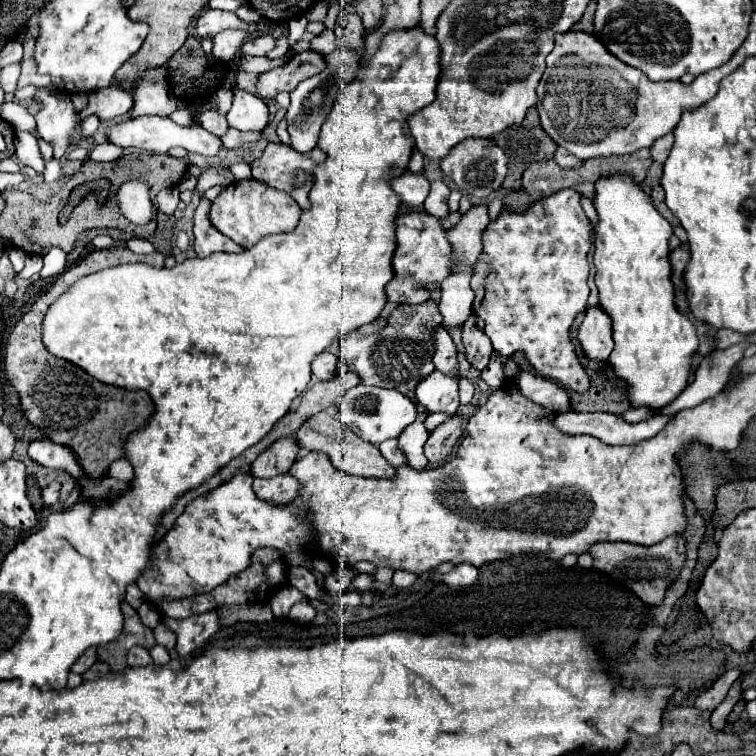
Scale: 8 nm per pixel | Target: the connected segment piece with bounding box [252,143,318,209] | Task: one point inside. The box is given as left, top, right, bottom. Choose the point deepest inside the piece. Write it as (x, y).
(277, 166)

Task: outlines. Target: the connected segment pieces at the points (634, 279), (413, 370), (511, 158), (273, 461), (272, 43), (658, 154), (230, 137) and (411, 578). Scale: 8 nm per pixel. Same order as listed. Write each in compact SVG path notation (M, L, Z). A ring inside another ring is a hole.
M616 175L606 177L596 183L594 207L598 211L600 223L596 225L596 251L594 251L594 283L598 287L598 305L611 317L614 337L614 351L608 363L620 381L626 383L632 407L646 407L650 411L660 411L670 405L688 385L688 373L692 363L692 353L698 349L698 337L694 325L676 311L674 307L674 287L670 281L668 263L668 237L672 235L670 223L654 209L650 197L628 177Z
M398 305L390 315L388 325L378 335L360 335L358 331L342 335L342 361L348 371L360 377L362 385L388 387L404 393L406 397L414 397L414 387L434 371L432 331L438 327L442 327L442 315L436 307ZM426 329L430 331L428 339Z
M532 107L526 119L518 127L510 127L494 137L494 143L508 155L508 175L504 179L504 189L518 191L522 171L536 161L552 159L558 145L540 127L540 117L536 107Z
M278 439L256 457L250 471L254 477L276 477L280 473L288 473L292 463L296 461L296 453L298 445L294 439Z
M260 35L260 37L252 37L244 41L242 53L244 55L266 55L274 47L276 47L276 39L272 35Z
M672 133L660 137L660 139L650 147L650 155L652 155L652 159L658 161L658 163L664 163L666 157L668 157L668 153L670 153L672 143L674 143L674 135L672 135Z
M228 129L226 135L222 137L222 143L226 149L238 149L240 145L244 143L254 143L262 137L262 133L242 133L242 131L236 131L236 129Z
M394 571L394 579L392 579L392 583L394 583L398 589L404 589L404 587L410 587L416 579L418 579L418 575L414 575L414 573Z

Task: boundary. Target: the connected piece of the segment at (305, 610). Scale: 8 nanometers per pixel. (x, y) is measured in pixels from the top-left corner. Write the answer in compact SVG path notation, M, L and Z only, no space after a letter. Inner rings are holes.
M308 601L296 603L296 605L290 609L290 613L288 613L288 617L290 617L292 621L298 621L298 623L308 623L308 621L314 619L314 615L316 615L316 609L314 609L312 603L308 603Z

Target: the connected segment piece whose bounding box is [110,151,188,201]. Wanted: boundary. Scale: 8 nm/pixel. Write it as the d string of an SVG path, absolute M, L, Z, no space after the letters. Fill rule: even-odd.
M132 151L114 161L114 173L110 173L110 177L114 177L114 189L130 179L146 181L150 185L150 197L154 201L160 189L180 183L186 167L186 161L174 159L170 155L146 155Z

